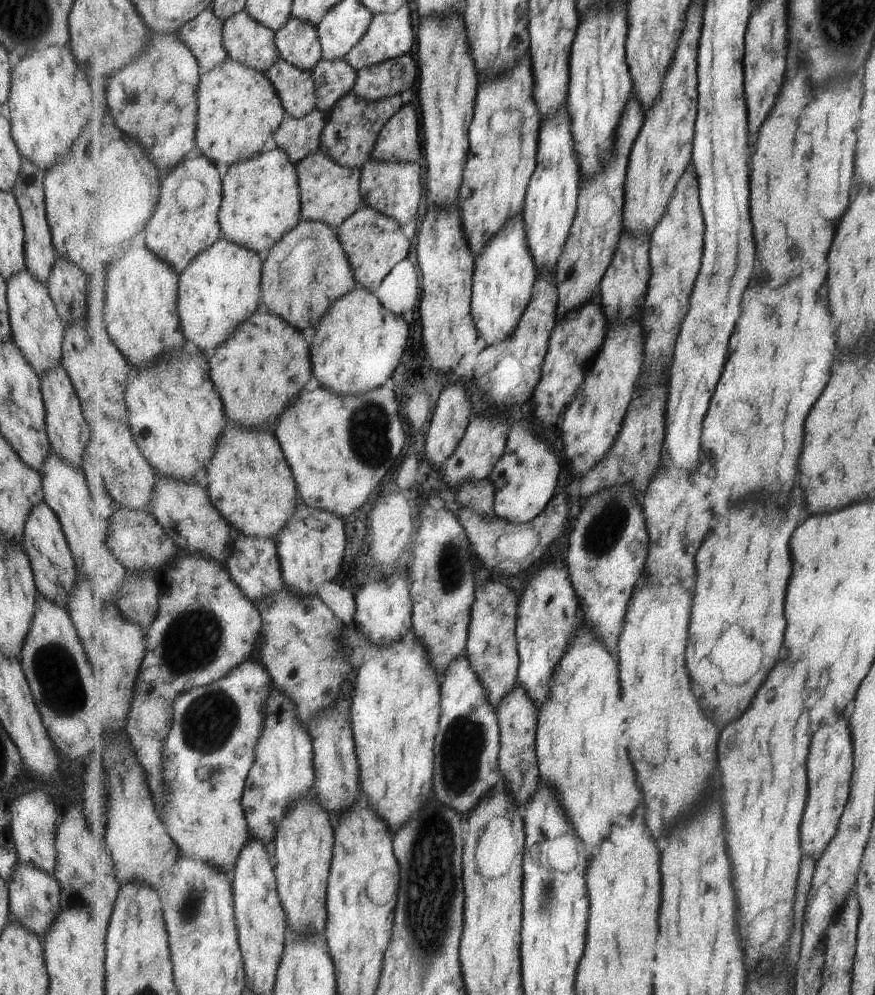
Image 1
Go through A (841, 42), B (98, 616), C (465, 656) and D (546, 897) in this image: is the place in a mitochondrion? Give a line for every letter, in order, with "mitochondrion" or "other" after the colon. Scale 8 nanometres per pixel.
A: mitochondrion
B: other
C: other
D: mitochondrion

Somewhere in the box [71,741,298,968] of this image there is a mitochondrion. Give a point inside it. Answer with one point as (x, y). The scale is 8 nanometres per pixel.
(189, 909)

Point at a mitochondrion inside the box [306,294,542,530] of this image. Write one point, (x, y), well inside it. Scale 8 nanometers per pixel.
(364, 416)

